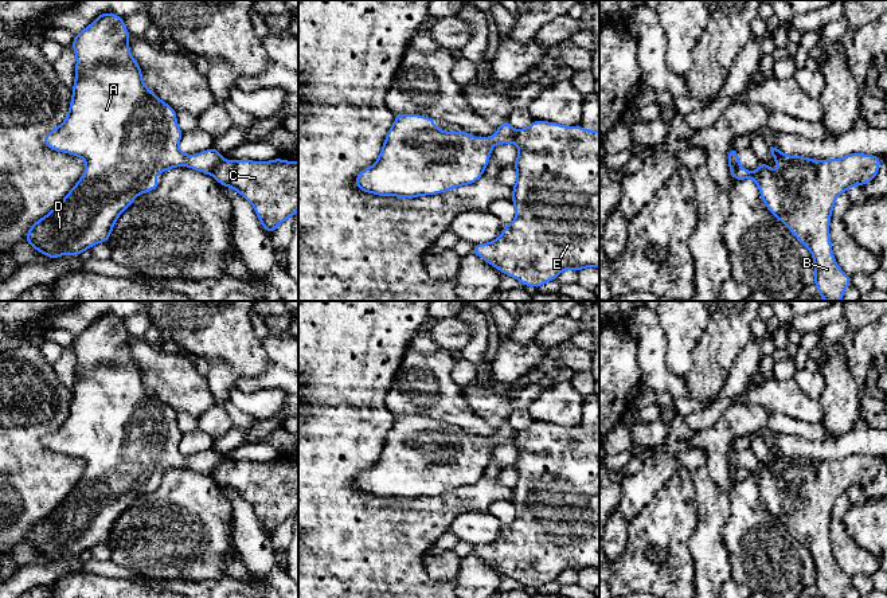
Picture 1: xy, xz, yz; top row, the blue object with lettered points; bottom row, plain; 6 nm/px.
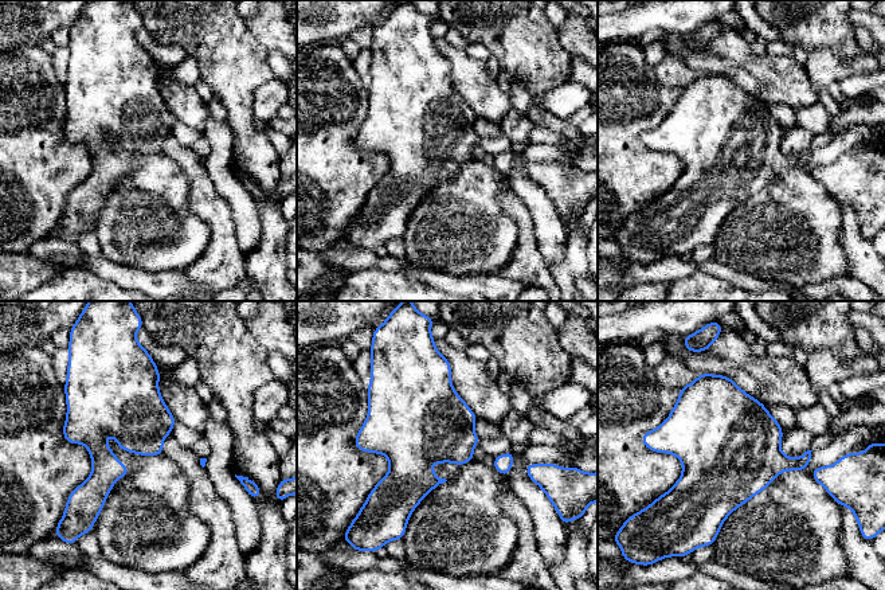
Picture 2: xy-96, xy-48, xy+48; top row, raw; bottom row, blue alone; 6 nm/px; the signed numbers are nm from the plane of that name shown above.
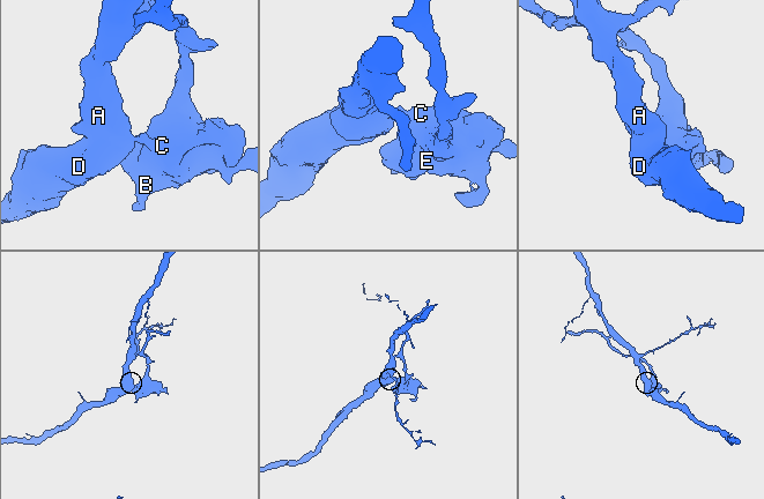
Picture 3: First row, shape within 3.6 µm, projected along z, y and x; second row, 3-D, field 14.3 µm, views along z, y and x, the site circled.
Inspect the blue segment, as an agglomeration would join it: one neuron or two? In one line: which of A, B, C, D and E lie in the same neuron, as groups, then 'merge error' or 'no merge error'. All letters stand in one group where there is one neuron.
groups A D / B C E; merge error

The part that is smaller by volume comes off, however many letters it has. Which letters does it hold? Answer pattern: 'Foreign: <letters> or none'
Foreign: B, C, E

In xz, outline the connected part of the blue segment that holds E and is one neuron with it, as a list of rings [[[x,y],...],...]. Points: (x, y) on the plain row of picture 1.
[[[534,421],[530,427],[516,433],[513,443],[519,447],[513,464],[517,482],[512,489],[516,520],[504,527],[497,540],[473,546],[472,554],[523,587],[539,589],[555,582],[567,570],[581,572],[585,568],[599,568],[599,431]]]

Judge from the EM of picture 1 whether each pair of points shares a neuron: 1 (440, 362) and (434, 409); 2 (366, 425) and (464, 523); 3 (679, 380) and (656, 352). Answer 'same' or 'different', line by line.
1: same
2: different
3: same

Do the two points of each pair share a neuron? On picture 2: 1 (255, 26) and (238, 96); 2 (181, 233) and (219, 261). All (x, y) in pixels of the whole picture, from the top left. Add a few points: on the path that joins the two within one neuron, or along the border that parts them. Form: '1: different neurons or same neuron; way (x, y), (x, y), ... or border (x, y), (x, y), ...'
1: different neurons; border (245, 19), (247, 30), (269, 50)
2: different neurons; border (202, 219), (210, 229), (208, 245), (183, 272)

